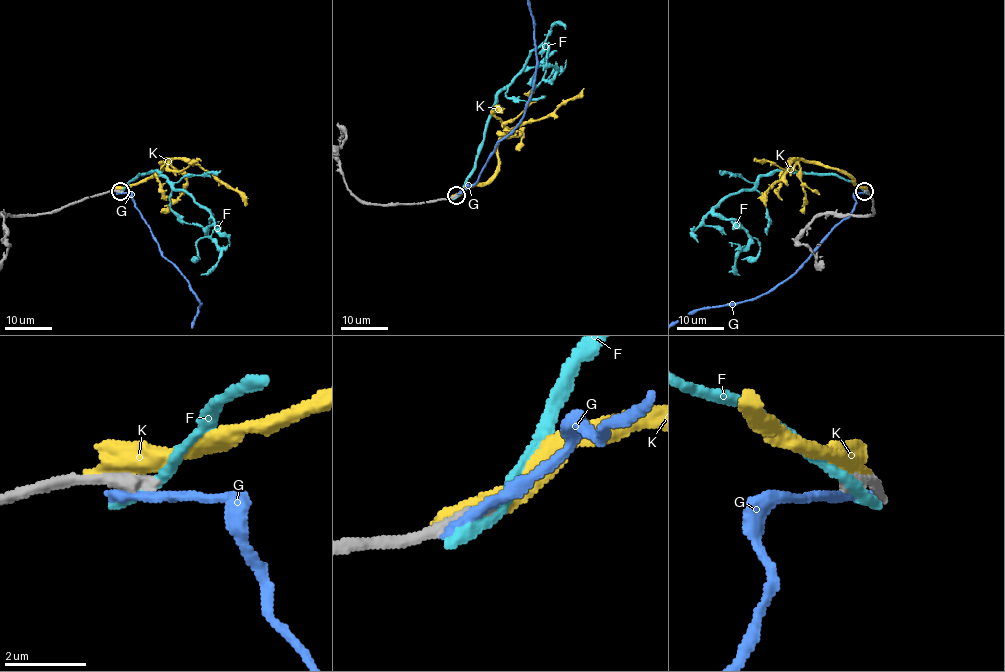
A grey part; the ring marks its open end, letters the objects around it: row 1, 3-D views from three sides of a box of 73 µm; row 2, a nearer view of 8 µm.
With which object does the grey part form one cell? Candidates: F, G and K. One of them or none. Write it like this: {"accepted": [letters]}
{"accepted": []}

